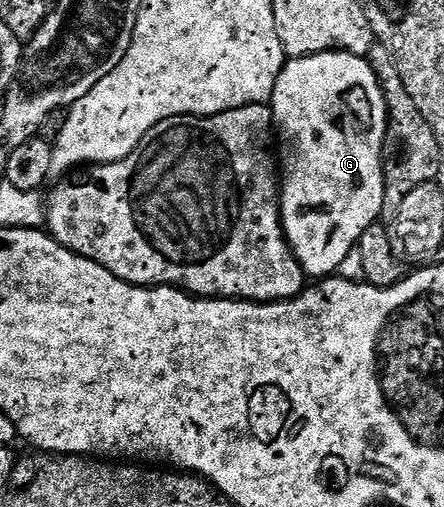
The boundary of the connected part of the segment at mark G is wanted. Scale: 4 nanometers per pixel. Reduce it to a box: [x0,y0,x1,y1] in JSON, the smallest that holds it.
[270,52,388,280]

